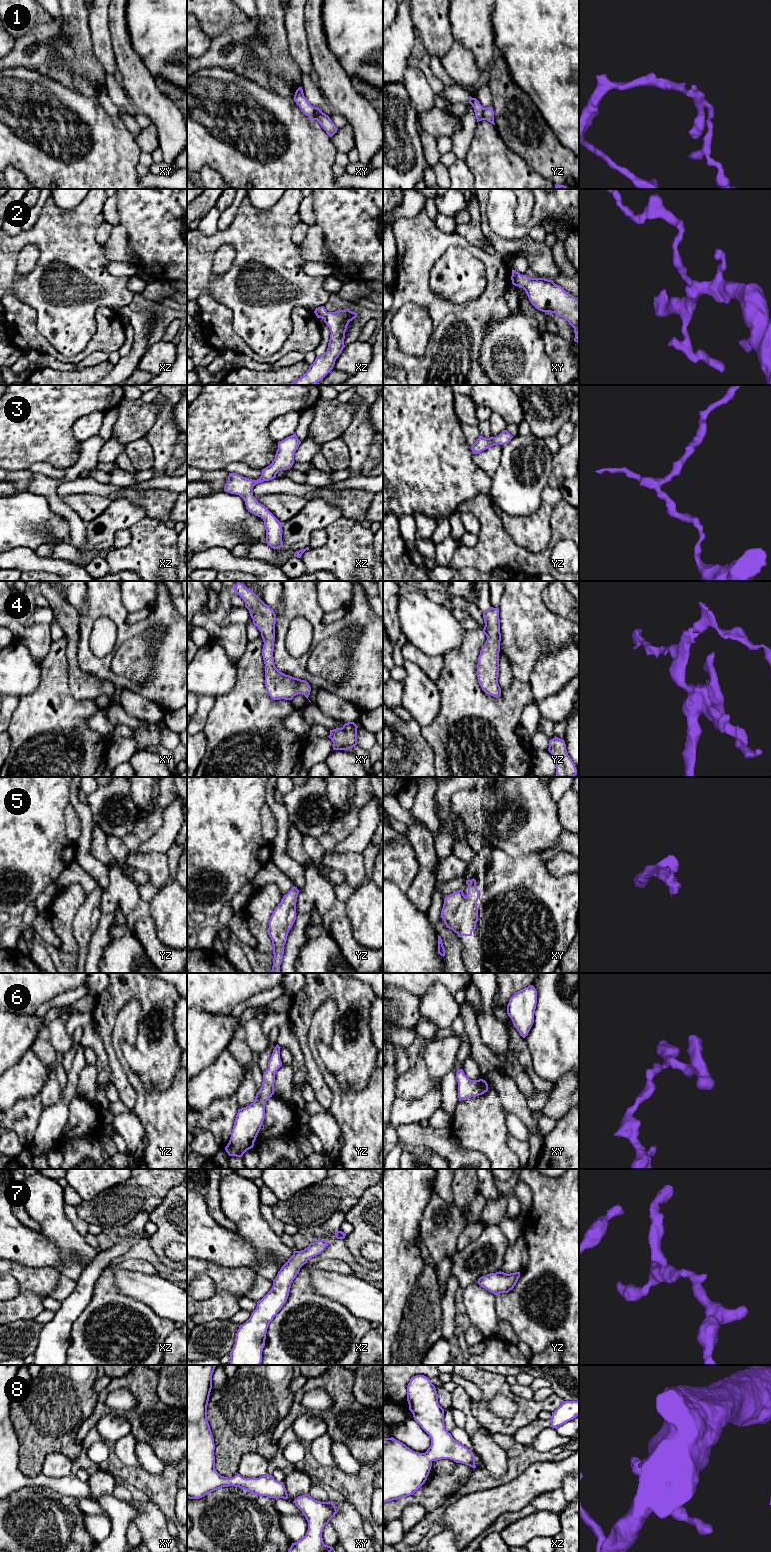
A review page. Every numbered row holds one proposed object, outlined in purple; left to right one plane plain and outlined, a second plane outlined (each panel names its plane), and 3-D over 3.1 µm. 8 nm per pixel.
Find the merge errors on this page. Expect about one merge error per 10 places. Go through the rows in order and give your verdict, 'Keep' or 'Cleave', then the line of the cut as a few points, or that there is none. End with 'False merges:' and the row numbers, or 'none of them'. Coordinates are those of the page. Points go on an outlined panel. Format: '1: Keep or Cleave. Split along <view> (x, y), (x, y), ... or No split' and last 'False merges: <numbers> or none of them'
1: Keep. No split
2: Keep. No split
3: Keep. No split
4: Keep. No split
5: Keep. No split
6: Keep. No split
7: Keep. No split
8: Keep. No split
False merges: none of them

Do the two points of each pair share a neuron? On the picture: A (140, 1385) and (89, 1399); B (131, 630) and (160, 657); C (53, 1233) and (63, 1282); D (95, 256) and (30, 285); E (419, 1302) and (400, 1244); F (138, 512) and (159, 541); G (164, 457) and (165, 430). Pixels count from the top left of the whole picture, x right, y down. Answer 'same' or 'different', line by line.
A: different
B: same
C: different
D: same
E: different
F: different
G: same

